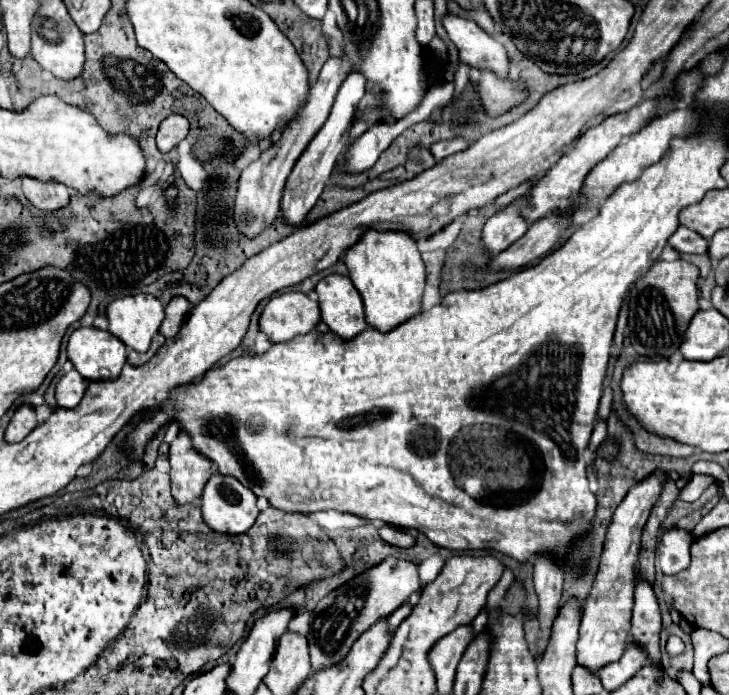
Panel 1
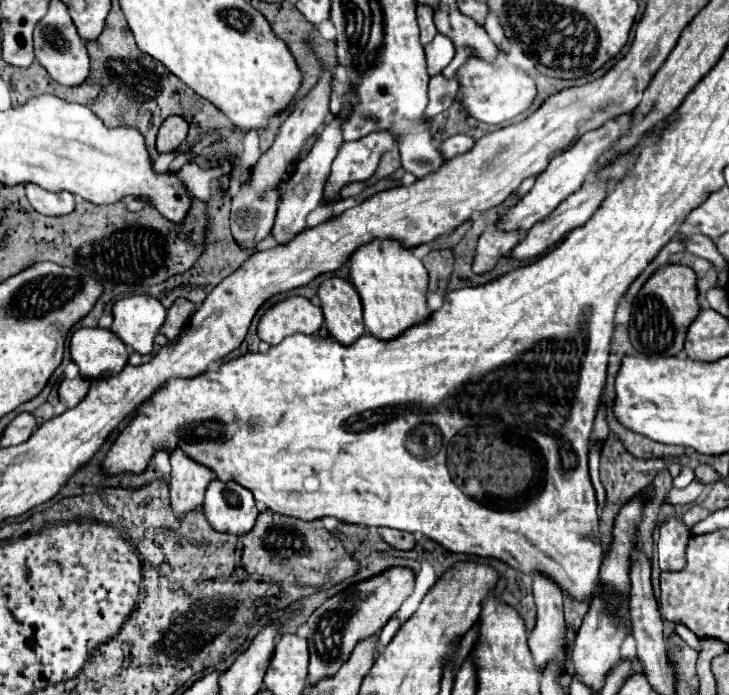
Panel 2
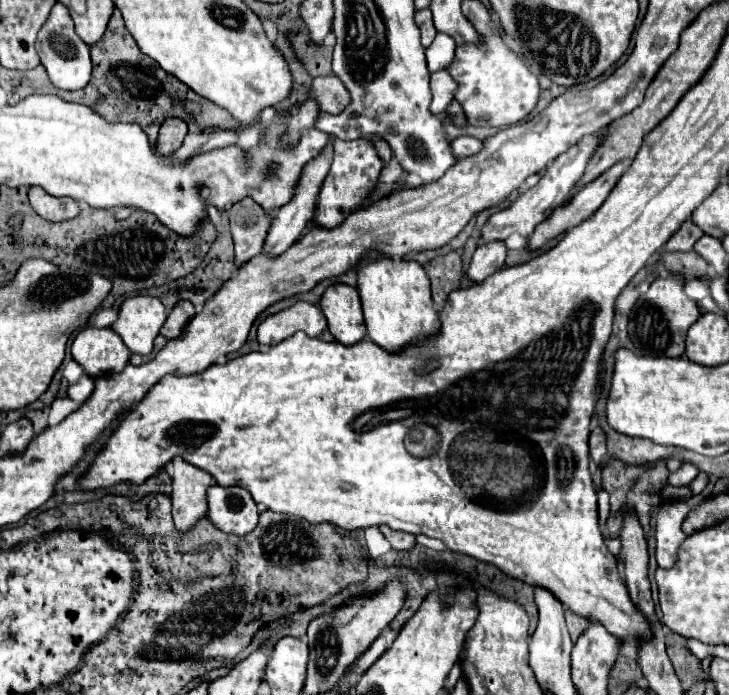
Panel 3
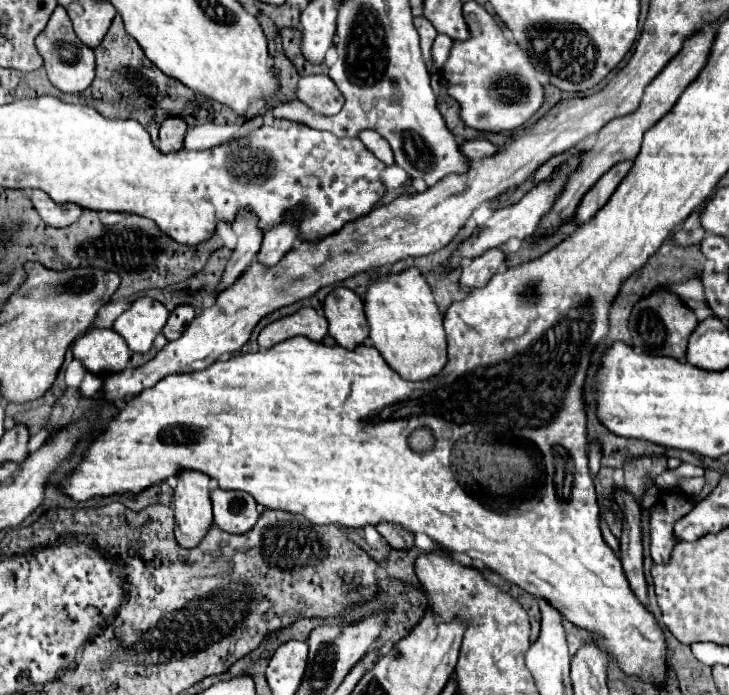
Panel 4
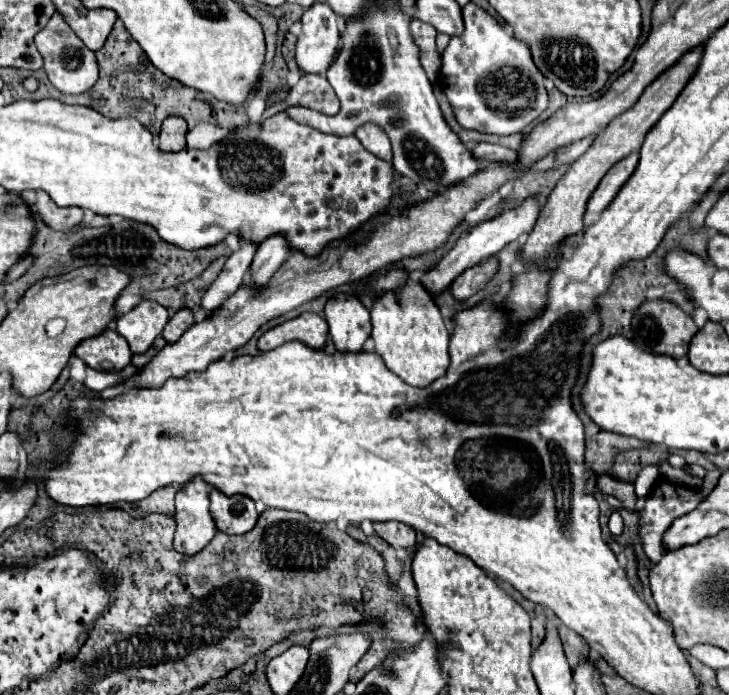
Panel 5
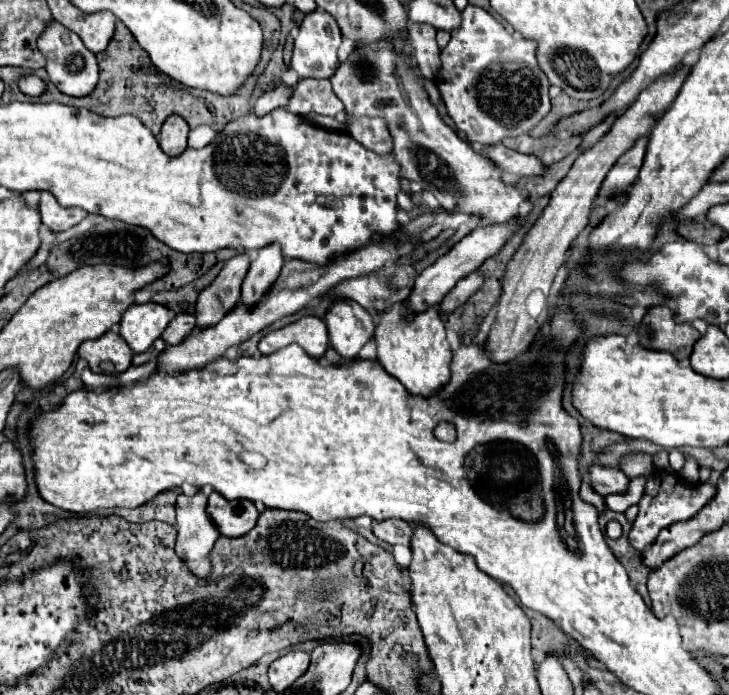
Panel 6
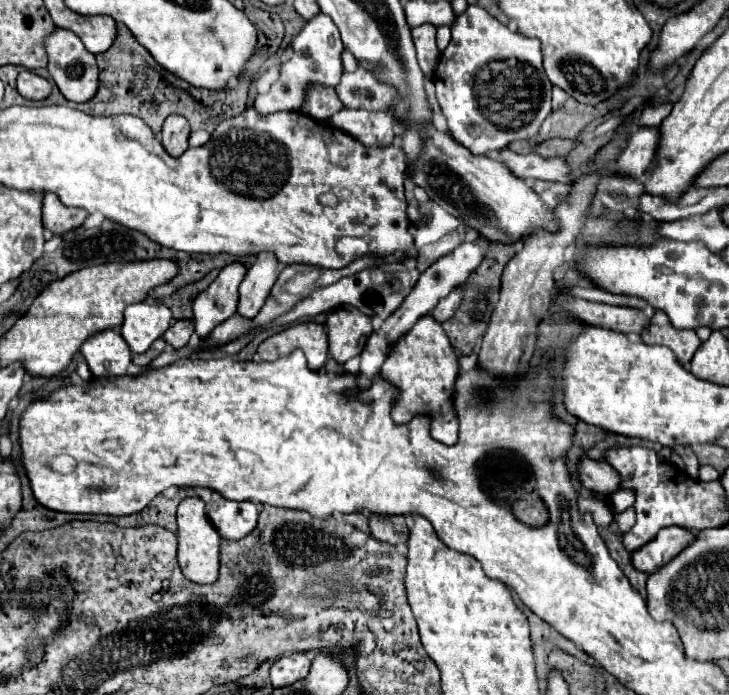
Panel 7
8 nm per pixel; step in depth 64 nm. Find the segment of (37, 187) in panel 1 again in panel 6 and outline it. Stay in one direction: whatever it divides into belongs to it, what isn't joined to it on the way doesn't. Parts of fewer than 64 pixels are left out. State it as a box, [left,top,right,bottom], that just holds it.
[38,192,86,232]

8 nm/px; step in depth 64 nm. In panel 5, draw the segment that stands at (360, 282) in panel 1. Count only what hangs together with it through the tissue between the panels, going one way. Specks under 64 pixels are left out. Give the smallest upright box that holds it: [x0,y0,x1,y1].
[372,278,450,386]

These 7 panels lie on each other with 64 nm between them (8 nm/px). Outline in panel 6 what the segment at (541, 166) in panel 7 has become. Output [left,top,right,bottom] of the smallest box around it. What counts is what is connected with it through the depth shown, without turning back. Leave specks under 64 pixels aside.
[482,144,544,176]

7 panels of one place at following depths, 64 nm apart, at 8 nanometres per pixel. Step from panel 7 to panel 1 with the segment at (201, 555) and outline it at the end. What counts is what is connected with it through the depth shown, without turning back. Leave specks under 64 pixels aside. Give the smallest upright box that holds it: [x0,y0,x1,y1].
[170,432,216,504]

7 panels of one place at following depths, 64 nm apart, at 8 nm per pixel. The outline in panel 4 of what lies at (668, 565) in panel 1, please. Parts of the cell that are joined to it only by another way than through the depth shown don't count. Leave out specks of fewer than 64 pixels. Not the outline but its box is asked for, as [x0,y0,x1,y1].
[650,490,694,564]

